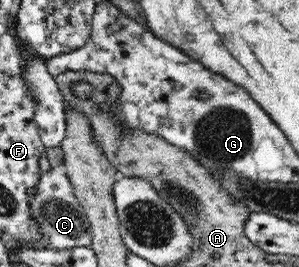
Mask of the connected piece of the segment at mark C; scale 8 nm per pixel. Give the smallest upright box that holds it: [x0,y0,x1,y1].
[30,169,91,249]

